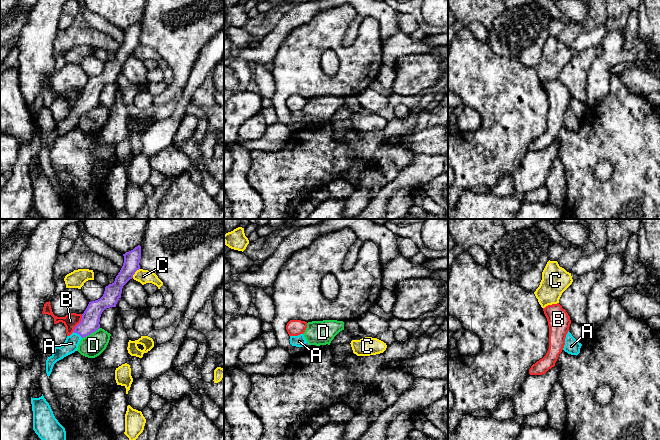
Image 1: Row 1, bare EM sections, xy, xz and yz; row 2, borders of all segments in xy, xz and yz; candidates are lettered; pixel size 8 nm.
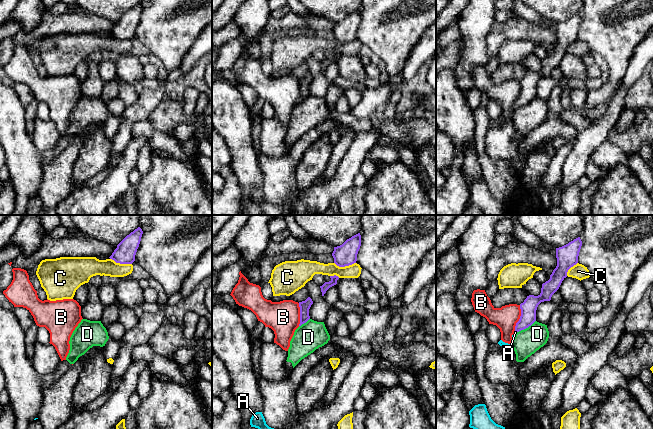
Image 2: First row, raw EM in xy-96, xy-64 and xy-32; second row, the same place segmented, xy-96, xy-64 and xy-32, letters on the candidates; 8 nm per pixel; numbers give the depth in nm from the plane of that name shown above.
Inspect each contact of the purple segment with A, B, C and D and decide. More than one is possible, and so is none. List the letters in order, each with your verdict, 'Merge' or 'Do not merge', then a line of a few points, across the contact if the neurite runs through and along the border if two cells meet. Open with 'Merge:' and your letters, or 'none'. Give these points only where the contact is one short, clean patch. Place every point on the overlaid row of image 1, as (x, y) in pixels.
Merge: A
A: Merge
B: Do not merge. Line: xy (82, 314), (81, 321), (72, 331)
C: Do not merge. Line: xy (139, 268), (132, 277)
D: Do not merge. Line: xy (99, 327), (82, 338)

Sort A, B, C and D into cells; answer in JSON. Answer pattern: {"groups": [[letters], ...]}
{"groups": [["A"], ["B"], ["C"], ["D"]]}

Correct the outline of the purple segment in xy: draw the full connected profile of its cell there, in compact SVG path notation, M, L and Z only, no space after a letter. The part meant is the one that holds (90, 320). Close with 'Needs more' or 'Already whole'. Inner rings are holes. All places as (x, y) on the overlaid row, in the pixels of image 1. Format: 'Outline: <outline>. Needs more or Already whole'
Outline: M140 245L126 252L123 256L124 263L115 281L105 287L104 294L100 299L89 302L86 310L82 314L81 322L75 327L73 333L67 336L61 346L54 347L53 354L47 358L46 373L48 377L57 361L77 351L81 339L100 328L99 322L102 312L106 308L116 307L118 300L121 298L123 286L132 279L135 272L140 269Z. Needs more

